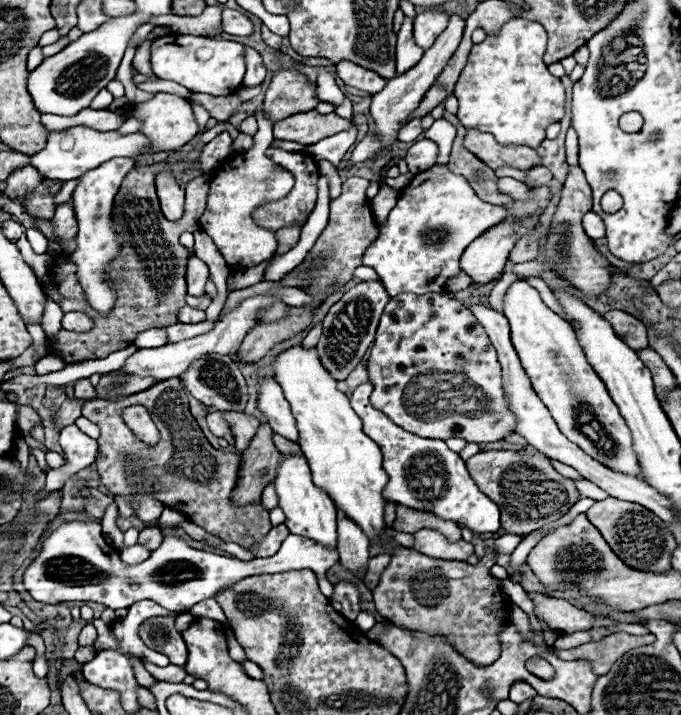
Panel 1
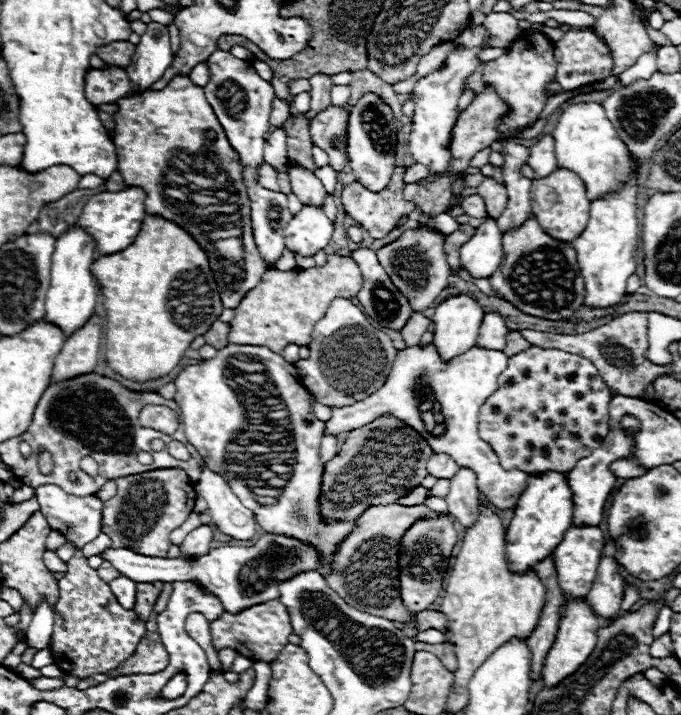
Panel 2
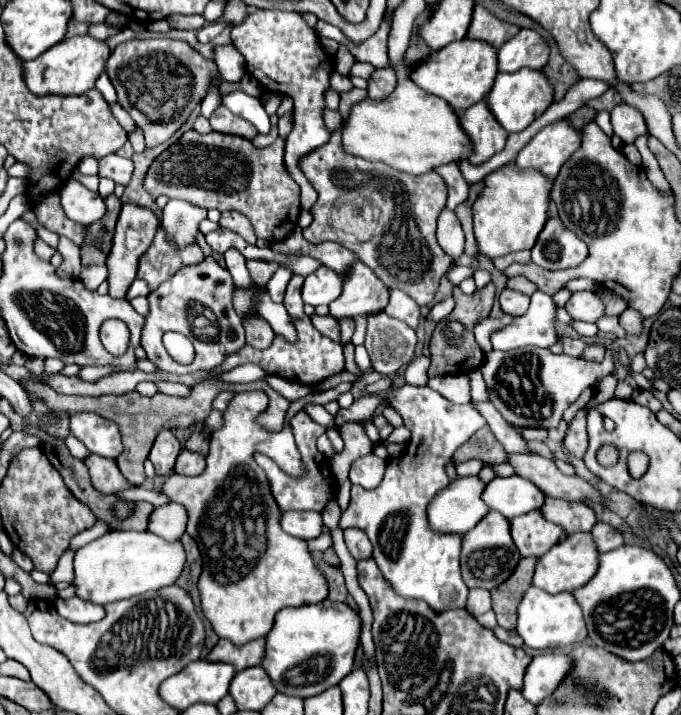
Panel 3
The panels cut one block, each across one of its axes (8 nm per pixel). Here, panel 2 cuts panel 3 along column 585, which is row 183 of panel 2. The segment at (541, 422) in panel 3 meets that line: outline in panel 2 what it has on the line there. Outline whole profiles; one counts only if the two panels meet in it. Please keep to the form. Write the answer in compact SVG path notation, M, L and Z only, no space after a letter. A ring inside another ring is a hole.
M374 94L362 96L350 110L348 148L346 148L356 182L360 182L364 188L372 192L386 190L394 174L394 168L396 168L396 142L398 142L396 140L396 118L392 110ZM368 126L374 126L370 136L368 136Z

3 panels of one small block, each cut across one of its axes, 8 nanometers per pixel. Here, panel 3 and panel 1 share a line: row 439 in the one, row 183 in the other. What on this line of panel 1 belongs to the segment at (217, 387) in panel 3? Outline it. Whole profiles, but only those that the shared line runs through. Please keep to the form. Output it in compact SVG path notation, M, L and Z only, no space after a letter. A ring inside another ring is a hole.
M176 152L168 156L162 162L150 164L148 170L130 170L130 174L124 176L122 182L122 198L116 198L116 230L120 230L120 242L124 242L124 250L116 256L116 262L112 262L112 282L118 292L116 306L110 316L100 316L94 314L94 310L88 306L84 292L80 290L76 278L70 278L70 266L64 262L62 256L54 256L54 264L50 270L54 272L54 284L64 296L62 300L62 310L70 312L84 312L94 320L94 328L90 332L68 332L60 330L56 340L50 340L48 336L48 348L50 354L58 354L64 358L68 364L72 362L82 362L82 360L98 360L106 358L108 354L122 350L132 344L136 334L158 328L158 326L170 326L176 322L176 310L184 306L186 302L186 260L190 250L180 246L178 238L182 232L192 232L198 230L198 224L194 222L170 222L162 216L162 210L158 206L158 196L156 196L156 170L176 166L184 160L188 160L190 152ZM160 270L160 272L152 272ZM140 304L150 304L150 306L140 306Z

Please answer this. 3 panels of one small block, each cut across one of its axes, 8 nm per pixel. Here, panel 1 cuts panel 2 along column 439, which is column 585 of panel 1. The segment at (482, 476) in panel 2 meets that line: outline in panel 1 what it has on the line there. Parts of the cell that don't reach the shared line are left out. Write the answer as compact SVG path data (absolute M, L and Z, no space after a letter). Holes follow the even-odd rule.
M524 280L514 282L504 298L504 316L512 328L512 344L528 372L532 386L540 400L548 406L560 432L576 442L588 456L604 462L612 470L620 470L640 478L636 454L632 450L632 436L612 402L604 382L592 370L582 346L574 334L574 328L542 304L538 290Z

